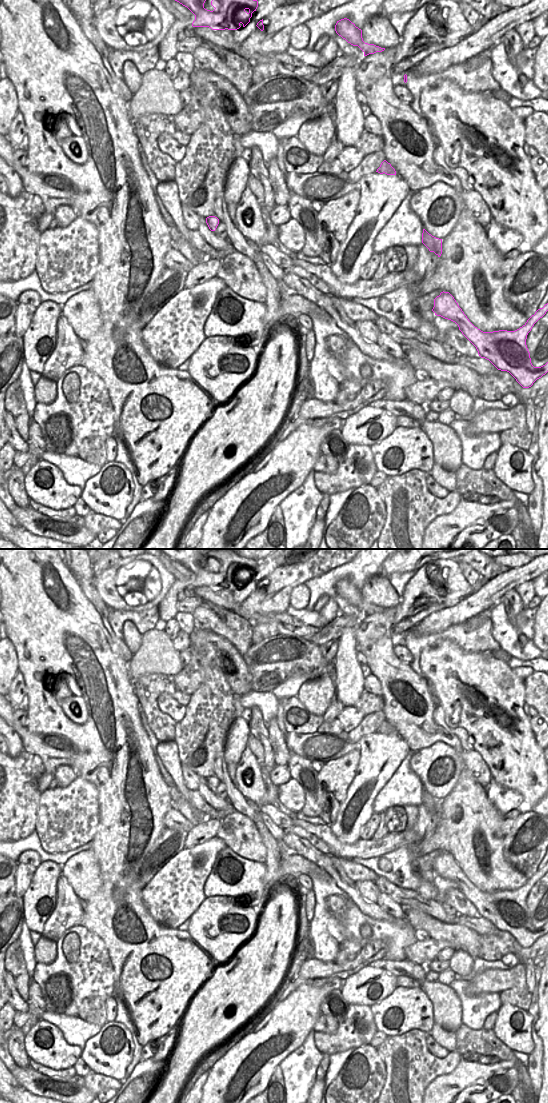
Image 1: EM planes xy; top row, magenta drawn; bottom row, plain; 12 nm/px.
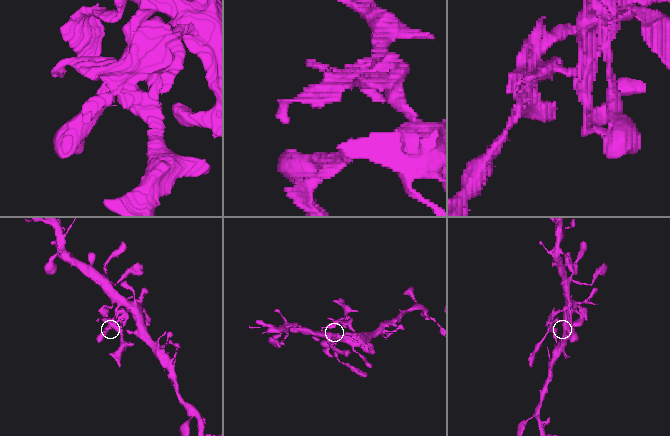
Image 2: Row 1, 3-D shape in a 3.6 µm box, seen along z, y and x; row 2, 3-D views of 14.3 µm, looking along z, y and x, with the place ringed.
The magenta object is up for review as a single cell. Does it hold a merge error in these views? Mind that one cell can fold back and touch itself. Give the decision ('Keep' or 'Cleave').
Cleave

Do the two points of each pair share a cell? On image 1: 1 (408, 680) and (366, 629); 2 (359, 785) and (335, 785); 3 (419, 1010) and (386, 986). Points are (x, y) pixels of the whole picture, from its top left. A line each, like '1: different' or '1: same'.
1: same
2: different
3: different

